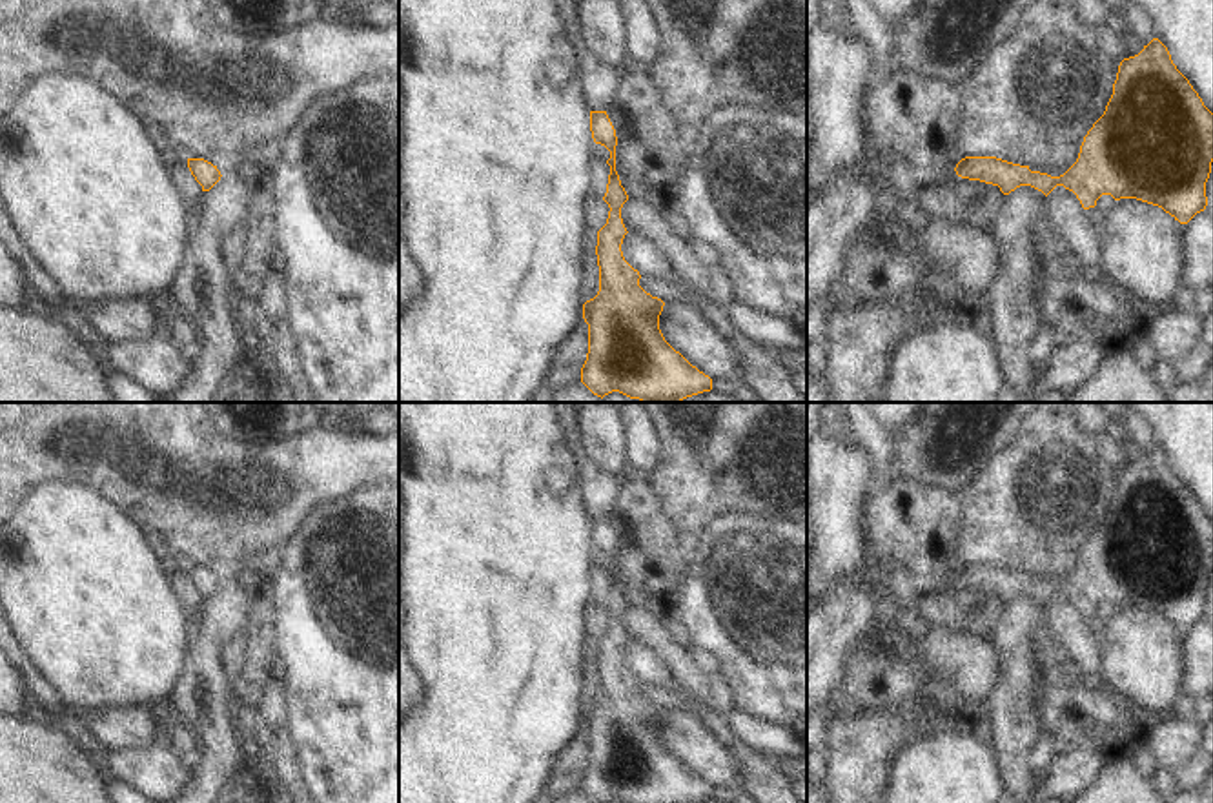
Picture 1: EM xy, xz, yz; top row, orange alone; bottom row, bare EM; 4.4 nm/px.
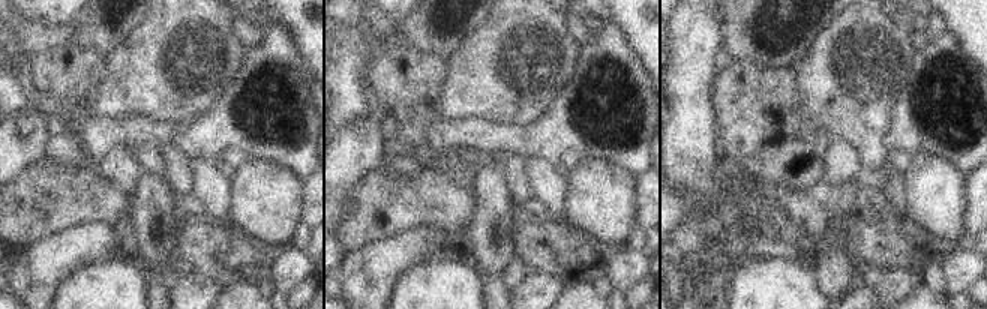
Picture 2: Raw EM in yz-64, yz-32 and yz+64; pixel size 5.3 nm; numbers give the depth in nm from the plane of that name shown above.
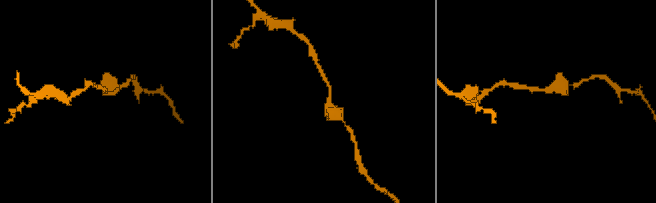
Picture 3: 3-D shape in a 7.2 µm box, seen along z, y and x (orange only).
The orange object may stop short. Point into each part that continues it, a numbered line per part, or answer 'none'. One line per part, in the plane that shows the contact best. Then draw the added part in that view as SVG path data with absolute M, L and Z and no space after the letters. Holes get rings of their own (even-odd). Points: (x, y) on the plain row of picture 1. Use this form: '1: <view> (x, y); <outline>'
none

